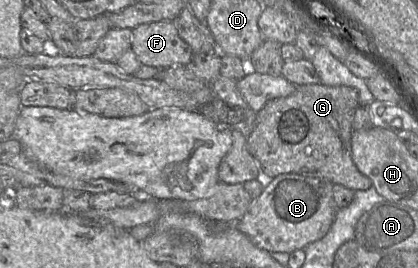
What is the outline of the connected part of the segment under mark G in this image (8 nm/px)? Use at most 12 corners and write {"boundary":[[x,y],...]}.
{"boundary":[[307,84],[256,113],[247,149],[269,178],[352,190],[359,92]]}

